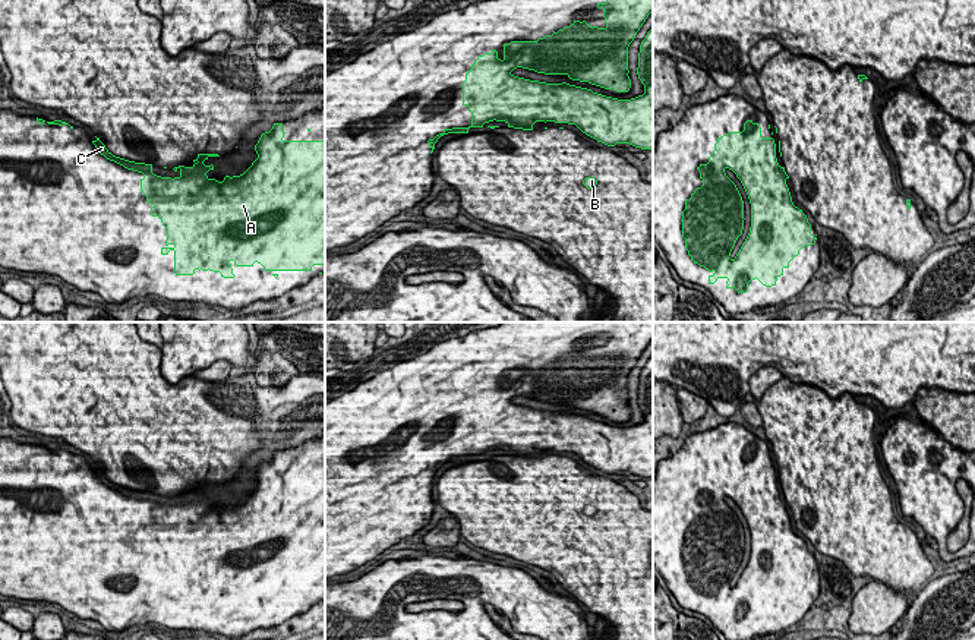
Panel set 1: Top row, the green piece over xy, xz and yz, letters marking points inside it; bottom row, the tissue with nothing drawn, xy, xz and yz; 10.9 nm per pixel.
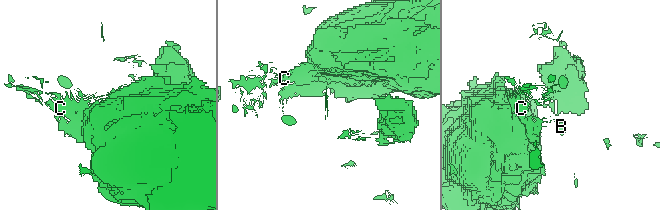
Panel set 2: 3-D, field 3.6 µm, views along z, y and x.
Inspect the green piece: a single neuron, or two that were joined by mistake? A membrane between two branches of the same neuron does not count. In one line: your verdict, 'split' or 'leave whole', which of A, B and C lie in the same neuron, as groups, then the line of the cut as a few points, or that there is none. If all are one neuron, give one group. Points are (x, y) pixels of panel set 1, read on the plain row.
split; groups A C / B; cut xy (198, 488), (202, 491), (198, 503), (205, 508)

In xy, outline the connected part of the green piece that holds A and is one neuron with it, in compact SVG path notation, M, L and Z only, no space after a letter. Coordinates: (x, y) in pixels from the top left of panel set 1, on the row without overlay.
M274 451L269 460L261 463L258 472L255 473L255 479L258 486L252 491L252 494L244 499L243 504L230 505L225 510L218 510L215 507L203 508L199 505L199 495L203 492L202 489L195 491L192 495L180 494L179 505L161 505L152 501L152 492L135 491L120 485L113 483L105 473L97 466L92 469L95 476L101 483L107 488L114 489L123 494L127 498L133 498L142 501L141 507L141 518L146 524L146 530L152 532L151 536L152 545L158 545L162 554L167 557L167 568L165 574L161 576L161 583L168 583L170 578L174 580L174 602L176 603L193 603L196 598L202 599L214 599L220 600L224 606L234 606L231 596L231 589L236 595L253 595L255 590L261 592L265 599L272 599L274 605L278 605L278 599L312 599L313 593L325 593L325 469L284 469L284 454L283 451Z

